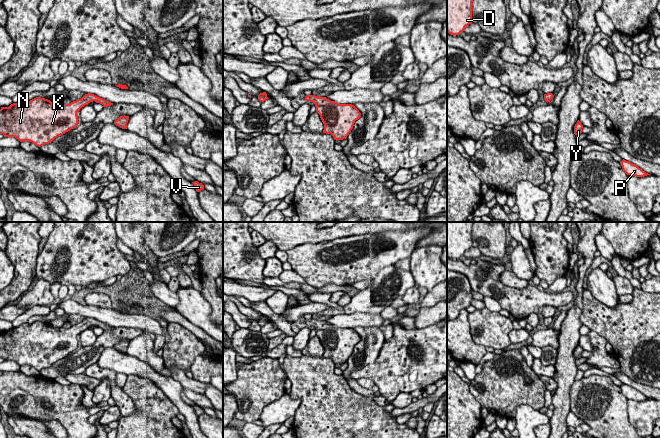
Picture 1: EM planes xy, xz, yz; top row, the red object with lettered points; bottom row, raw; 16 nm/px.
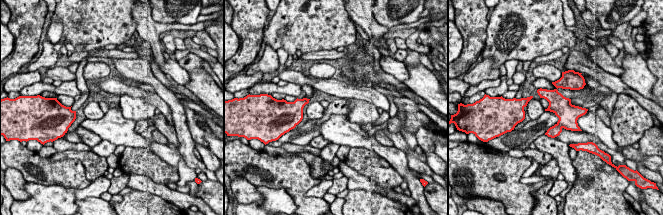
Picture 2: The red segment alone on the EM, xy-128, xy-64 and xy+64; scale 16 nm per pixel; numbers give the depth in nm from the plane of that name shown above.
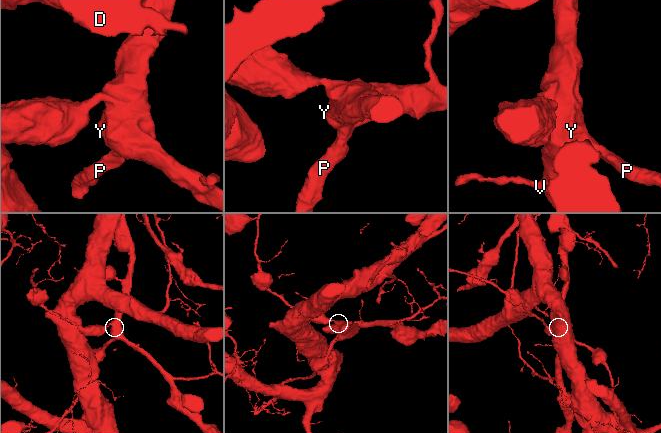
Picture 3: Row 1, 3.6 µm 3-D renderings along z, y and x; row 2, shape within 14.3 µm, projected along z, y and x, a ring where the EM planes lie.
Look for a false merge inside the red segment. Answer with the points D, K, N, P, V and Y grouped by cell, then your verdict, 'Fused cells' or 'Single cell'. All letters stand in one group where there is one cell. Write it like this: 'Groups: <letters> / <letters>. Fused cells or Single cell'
Groups: D K N P V Y. Single cell

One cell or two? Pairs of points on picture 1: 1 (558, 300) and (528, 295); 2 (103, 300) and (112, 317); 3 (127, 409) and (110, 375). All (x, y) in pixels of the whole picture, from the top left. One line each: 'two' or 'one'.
1: one
2: two
3: one

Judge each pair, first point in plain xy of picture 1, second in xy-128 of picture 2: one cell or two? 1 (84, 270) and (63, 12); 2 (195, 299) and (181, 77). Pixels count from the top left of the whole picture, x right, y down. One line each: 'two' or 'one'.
1: one
2: two

